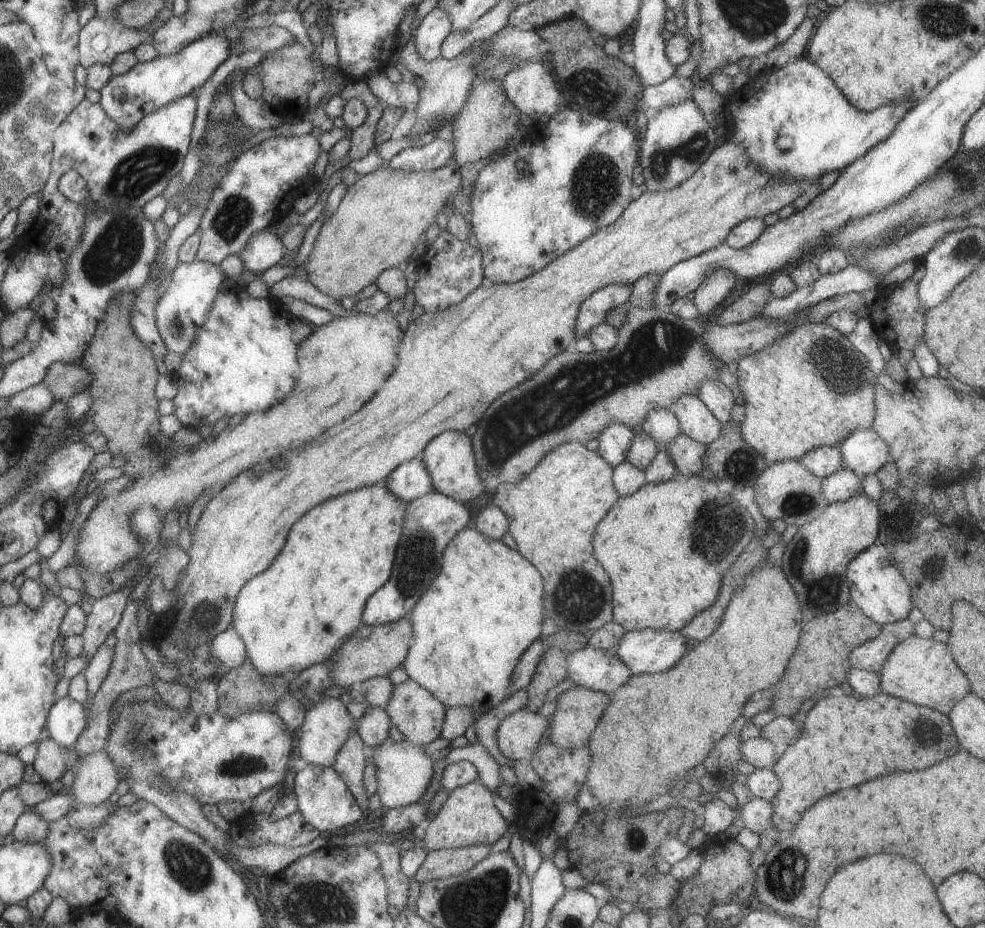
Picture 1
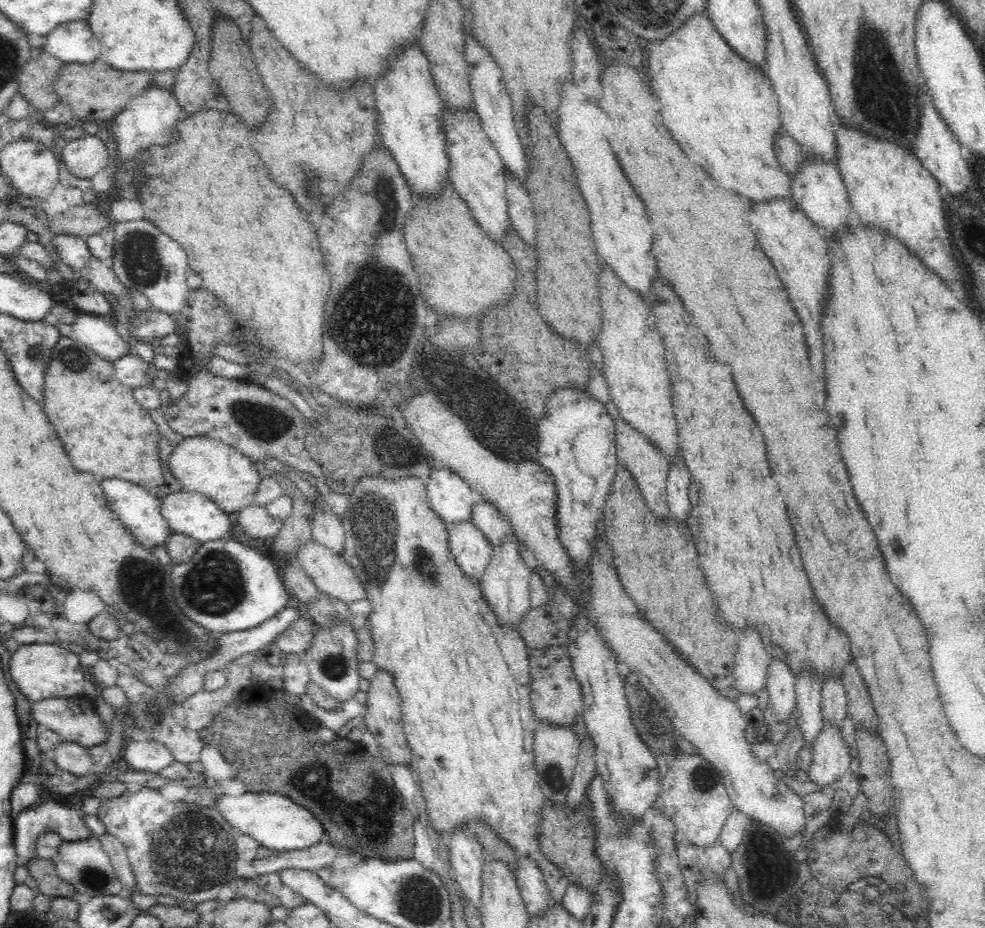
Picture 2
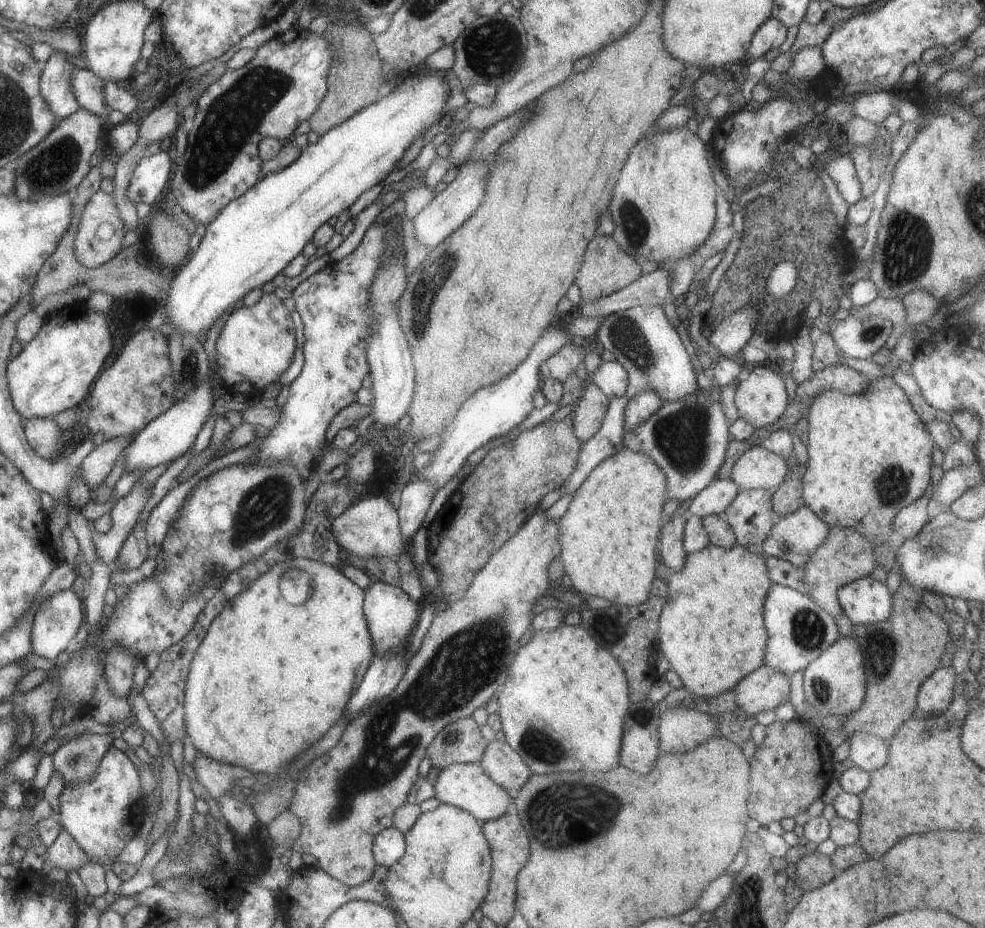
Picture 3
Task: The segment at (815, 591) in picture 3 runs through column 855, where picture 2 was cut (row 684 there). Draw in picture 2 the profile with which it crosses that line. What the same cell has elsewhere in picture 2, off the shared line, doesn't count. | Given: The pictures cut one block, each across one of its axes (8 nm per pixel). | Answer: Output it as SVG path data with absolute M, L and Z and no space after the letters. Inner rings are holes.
M566 644L546 647L543 655L531 661L529 697L536 720L571 727L575 723L576 714L583 712L583 692L572 670L568 647Z

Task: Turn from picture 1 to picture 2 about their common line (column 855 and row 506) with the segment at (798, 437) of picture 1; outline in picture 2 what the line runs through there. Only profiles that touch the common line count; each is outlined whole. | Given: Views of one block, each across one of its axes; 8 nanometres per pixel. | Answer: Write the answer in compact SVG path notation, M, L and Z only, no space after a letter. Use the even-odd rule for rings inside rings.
M368 476L360 478L352 494L348 496L348 507L346 514L341 520L344 529L344 546L341 554L346 562L354 569L356 576L364 586L367 599L372 604L372 611L361 621L363 626L368 627L370 636L374 641L375 651L371 661L376 664L377 669L388 671L394 679L396 690L401 696L401 713L403 729L407 744L411 748L411 763L417 767L418 781L422 791L423 799L428 811L428 821L438 833L452 834L456 827L465 825L466 821L472 819L485 820L492 829L507 843L509 843L516 854L532 857L544 877L544 882L551 892L551 900L562 901L564 893L571 883L562 869L545 858L539 845L539 822L541 821L542 806L546 798L539 787L539 776L535 769L535 756L533 753L534 732L536 732L537 720L533 713L530 700L531 683L531 658L528 653L528 646L520 635L518 627L504 625L496 619L496 613L484 599L481 583L464 575L460 565L456 563L454 555L450 550L449 532L447 525L436 515L436 512L429 506L427 486L425 479L419 476L402 476L402 478L383 478L383 476Z

